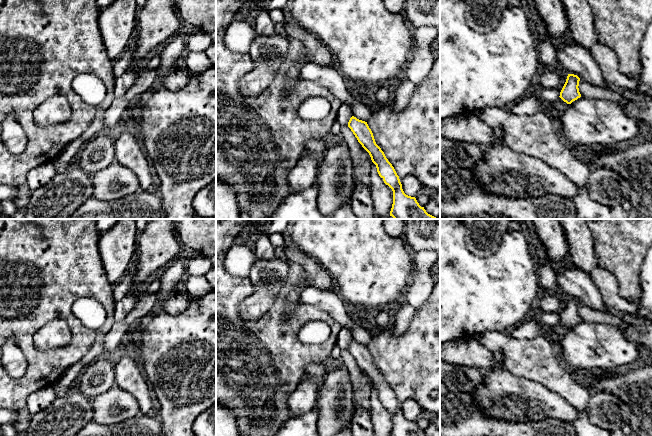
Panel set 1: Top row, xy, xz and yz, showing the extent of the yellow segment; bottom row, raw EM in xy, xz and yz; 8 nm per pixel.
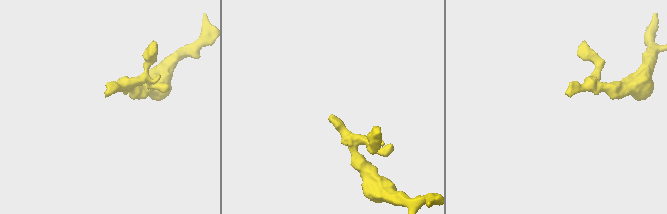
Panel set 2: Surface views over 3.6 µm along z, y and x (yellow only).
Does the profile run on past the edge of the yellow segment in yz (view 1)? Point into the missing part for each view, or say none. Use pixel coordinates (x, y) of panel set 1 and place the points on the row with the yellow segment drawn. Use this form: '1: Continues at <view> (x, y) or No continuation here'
1: Continues at yz (558, 103)

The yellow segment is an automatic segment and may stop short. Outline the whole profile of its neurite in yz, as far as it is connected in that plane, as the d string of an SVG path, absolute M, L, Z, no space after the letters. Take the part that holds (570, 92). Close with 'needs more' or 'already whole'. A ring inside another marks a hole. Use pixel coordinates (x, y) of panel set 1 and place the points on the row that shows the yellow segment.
M568 74L566 82L560 92L560 96L553 102L554 107L562 111L573 101L581 97L579 92L580 78L574 74Z | needs more

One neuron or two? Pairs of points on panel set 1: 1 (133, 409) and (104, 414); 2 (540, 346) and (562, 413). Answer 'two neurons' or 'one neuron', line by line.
1: one neuron
2: two neurons

